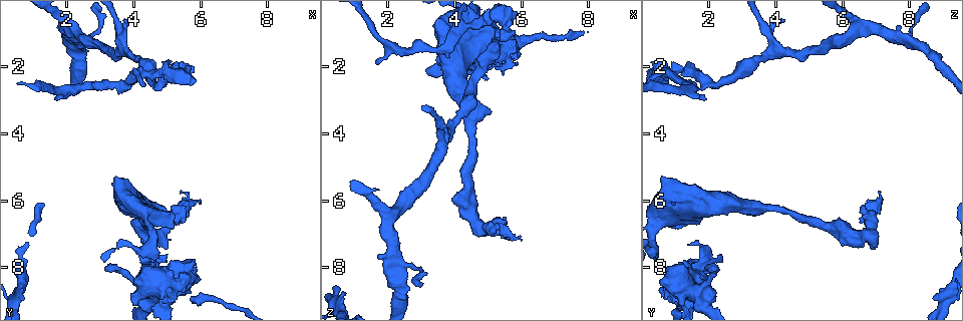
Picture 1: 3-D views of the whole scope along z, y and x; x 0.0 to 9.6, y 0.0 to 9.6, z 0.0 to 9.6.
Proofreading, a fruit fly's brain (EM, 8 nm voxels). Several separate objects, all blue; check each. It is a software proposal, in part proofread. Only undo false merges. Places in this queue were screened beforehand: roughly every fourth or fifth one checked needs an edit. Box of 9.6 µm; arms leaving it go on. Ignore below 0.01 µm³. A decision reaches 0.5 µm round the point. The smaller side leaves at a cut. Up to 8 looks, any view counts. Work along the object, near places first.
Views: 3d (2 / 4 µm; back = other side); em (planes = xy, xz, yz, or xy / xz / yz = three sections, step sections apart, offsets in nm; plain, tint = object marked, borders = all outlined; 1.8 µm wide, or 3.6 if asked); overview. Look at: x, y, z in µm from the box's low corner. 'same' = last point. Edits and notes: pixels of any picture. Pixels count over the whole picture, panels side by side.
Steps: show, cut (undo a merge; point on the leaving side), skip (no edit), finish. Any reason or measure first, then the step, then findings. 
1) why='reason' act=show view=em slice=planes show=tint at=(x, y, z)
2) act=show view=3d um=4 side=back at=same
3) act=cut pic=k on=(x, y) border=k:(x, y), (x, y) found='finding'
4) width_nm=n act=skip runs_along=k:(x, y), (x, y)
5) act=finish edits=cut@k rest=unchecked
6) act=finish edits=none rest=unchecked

why='narrows sharply' act=show view=em slice=planes show=tint at=(4.20, 2.25, 0.80)

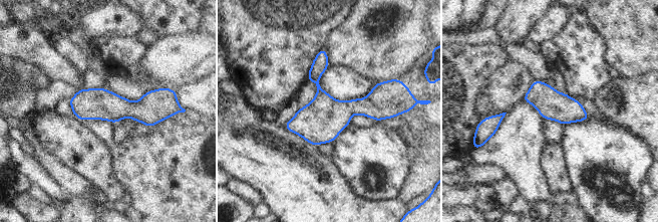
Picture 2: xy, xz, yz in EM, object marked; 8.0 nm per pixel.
width_nm=240 act=skip runs_along=2:(72, 100), (111, 107), (165, 105) found='all the same neuron'

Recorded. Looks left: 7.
why='a fork' act=show view=em slice=planes show=tint at=(2.25, 2.65, 1.40)

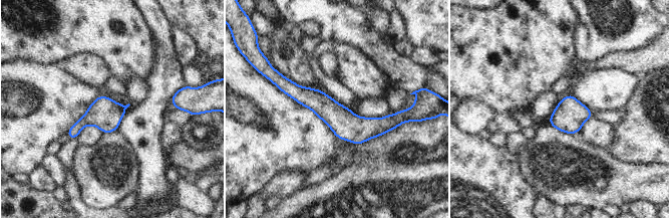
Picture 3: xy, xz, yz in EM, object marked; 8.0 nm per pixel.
width_nm=240 act=skip runs_along=3:(282, 86), (346, 126), (397, 115) found='one neuron here'

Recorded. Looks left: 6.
why='sharp bend' act=show view=3d um=4 at=(4.45, 7.90, 1.75)

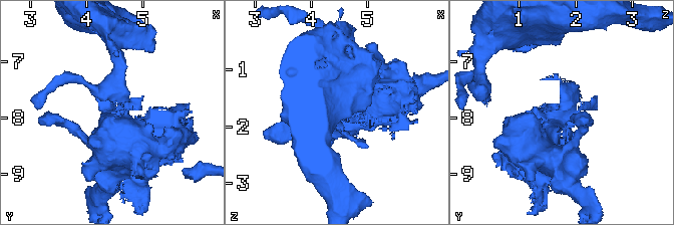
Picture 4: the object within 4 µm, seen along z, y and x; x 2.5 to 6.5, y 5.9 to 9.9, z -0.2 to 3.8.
why='need the tissue' act=show view=em um=3.6 slice=planes show=borders at=(4.45, 7.90, 1.80)

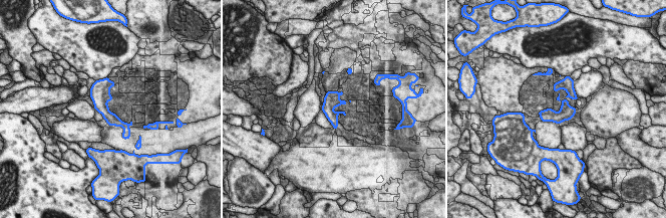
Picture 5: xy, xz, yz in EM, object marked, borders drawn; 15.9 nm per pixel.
act=cut pic=5 on=(112, 120) part_leaving=5:(565, 82), (565, 108), (543, 119) found='two neurons meet here'

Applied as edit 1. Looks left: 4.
act=finish edits=cut@5 rest=unchecked

